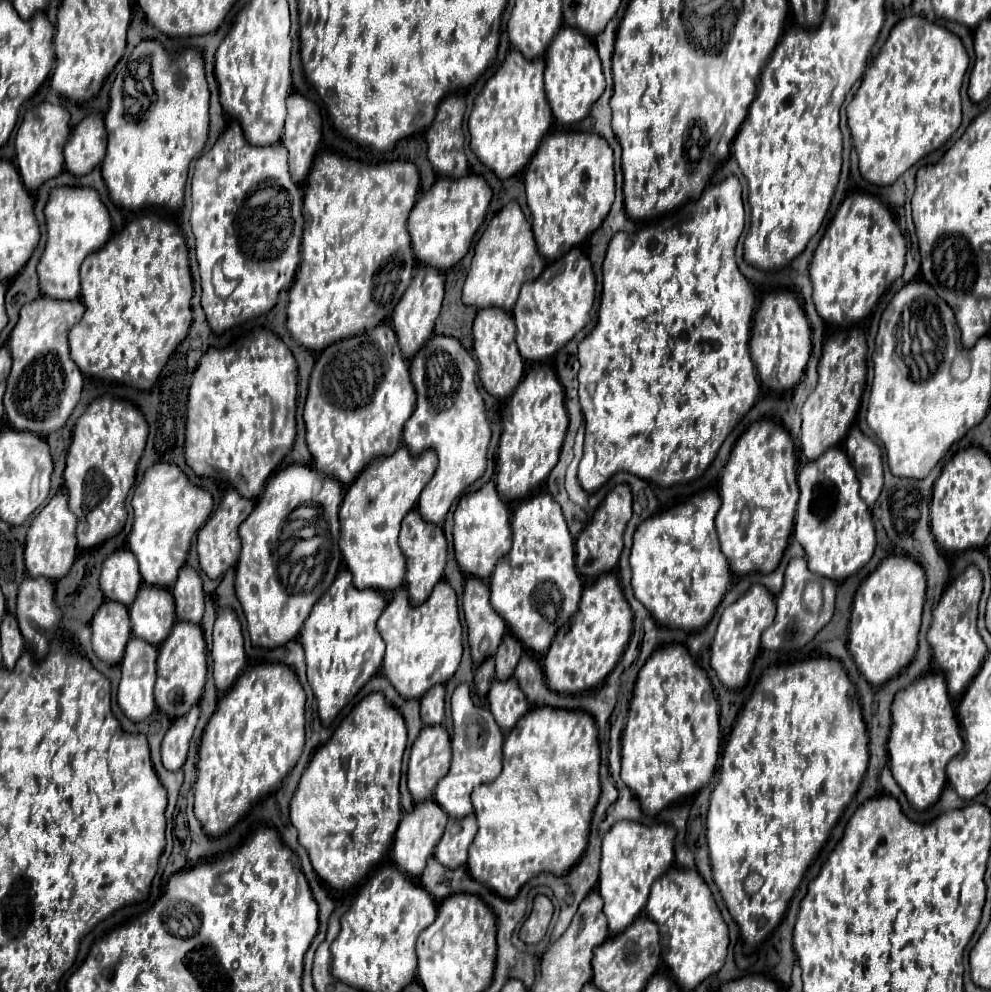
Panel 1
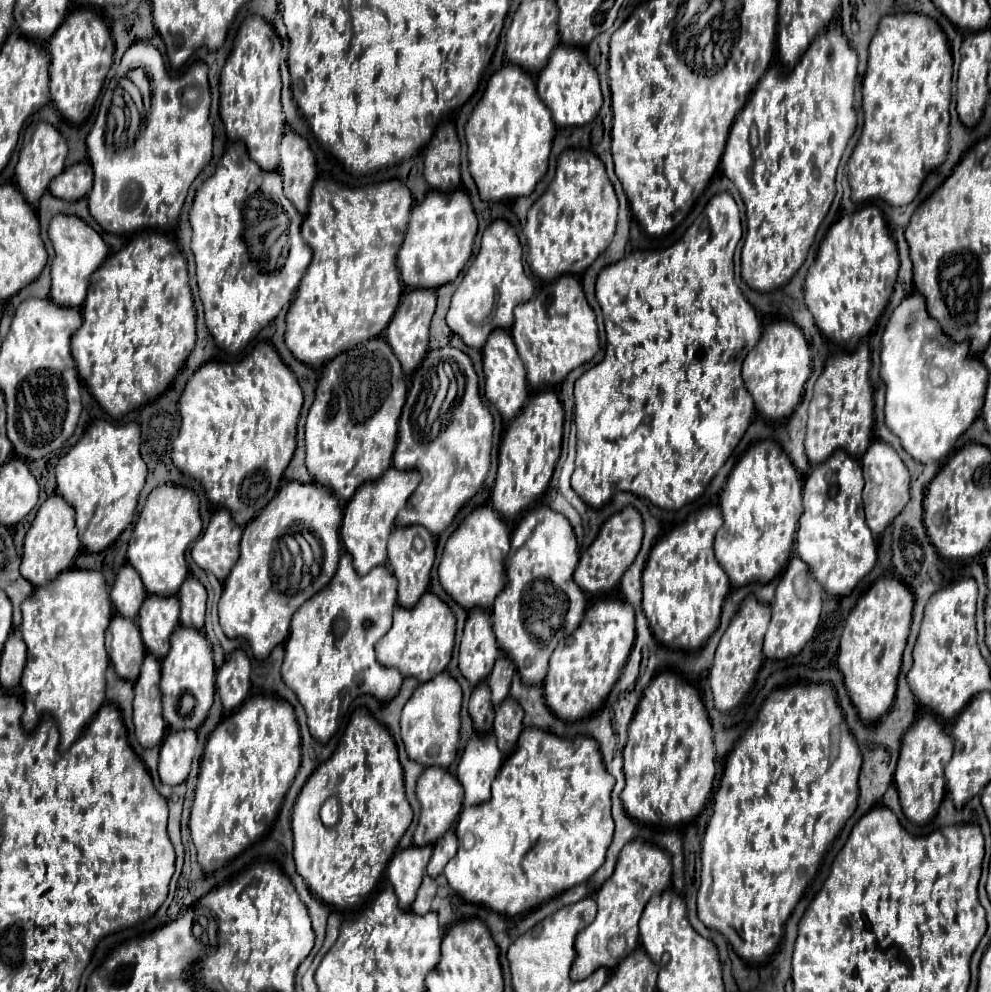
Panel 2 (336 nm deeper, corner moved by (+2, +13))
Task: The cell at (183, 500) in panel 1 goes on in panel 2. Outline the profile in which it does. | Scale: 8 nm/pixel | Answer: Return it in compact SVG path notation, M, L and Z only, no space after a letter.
M161 485L149 497L133 529L127 563L131 563L143 579L149 595L177 595L181 583L187 579L187 547L199 537L203 525L199 515L199 501L191 489Z

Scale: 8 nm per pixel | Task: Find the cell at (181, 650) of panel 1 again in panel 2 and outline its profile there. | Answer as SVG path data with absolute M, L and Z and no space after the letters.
M177 627L171 635L171 651L161 661L163 717L169 729L199 729L205 721L215 695L213 651L205 635L193 627Z

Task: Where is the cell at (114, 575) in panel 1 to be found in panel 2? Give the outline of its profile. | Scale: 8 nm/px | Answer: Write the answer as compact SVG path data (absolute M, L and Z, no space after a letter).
M131 565L121 567L111 589L111 601L115 611L127 619L137 619L137 613L145 597L147 593L145 587L141 585L139 573Z

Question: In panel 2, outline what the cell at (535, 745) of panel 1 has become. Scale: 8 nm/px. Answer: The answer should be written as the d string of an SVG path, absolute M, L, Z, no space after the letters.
M523 729L517 749L505 759L493 781L491 799L481 805L465 807L459 815L455 825L459 849L445 867L449 887L467 903L485 905L499 915L515 917L587 881L603 865L613 839L613 783L595 739L579 735L569 741L543 729Z

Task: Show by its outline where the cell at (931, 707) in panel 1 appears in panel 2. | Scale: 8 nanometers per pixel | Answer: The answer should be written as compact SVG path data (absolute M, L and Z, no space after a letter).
M929 713L921 715L905 733L905 741L901 743L899 763L895 771L895 785L901 797L901 807L907 819L917 825L929 823L943 801L945 795L945 765L953 755L953 741L947 733L943 733L937 719Z

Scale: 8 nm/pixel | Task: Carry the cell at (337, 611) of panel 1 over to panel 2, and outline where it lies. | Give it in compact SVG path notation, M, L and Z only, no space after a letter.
M343 553L329 585L295 611L285 643L281 679L301 701L309 731L319 743L327 743L337 733L349 703L359 695L373 695L377 701L397 697L403 675L393 667L383 667L375 653L377 641L391 629L395 607L397 579L391 569L379 565L359 577L349 553Z

